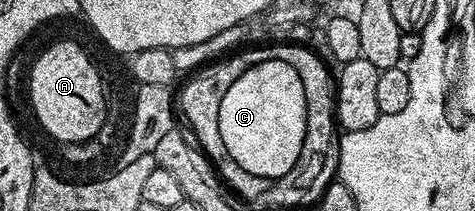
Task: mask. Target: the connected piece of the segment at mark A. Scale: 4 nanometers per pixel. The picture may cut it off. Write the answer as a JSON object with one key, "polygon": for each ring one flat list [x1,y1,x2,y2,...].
{"polygon":[[54,43,34,63,30,71,30,103,38,123,59,144,84,142,100,129,106,117,108,95,102,92,102,79,92,60,78,43]]}

